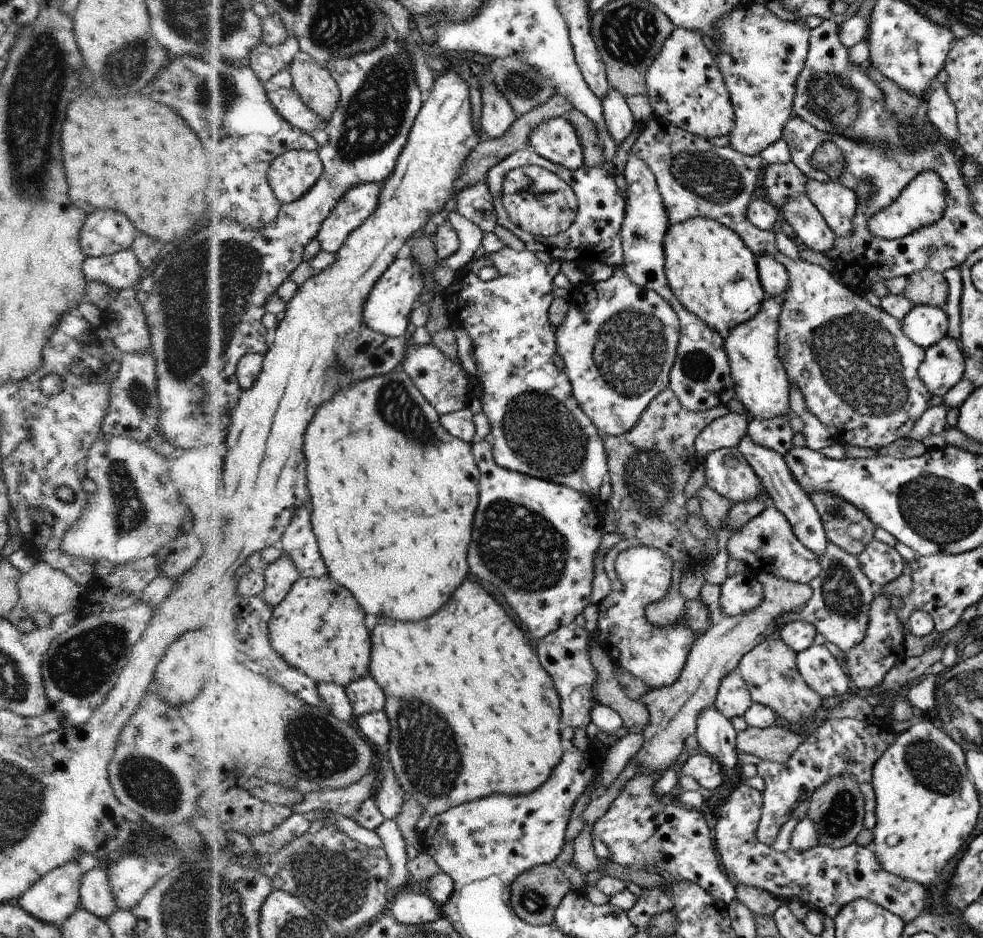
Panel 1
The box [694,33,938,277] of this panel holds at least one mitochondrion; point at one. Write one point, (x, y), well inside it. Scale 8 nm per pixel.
(832, 97)

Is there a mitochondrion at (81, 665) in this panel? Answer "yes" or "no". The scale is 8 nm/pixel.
yes

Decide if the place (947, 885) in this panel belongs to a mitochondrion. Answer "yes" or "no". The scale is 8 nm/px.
no

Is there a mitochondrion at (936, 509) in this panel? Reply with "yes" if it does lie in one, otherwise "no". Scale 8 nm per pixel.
yes

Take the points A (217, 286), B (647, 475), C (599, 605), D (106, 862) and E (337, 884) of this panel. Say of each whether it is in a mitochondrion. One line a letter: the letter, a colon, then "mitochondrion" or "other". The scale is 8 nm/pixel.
A: mitochondrion
B: mitochondrion
C: other
D: other
E: mitochondrion

